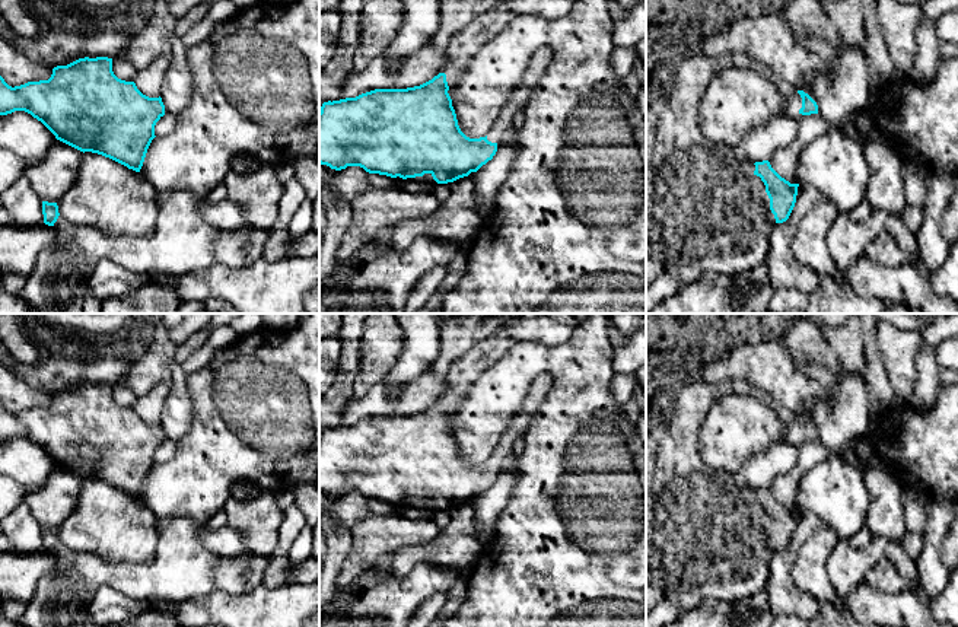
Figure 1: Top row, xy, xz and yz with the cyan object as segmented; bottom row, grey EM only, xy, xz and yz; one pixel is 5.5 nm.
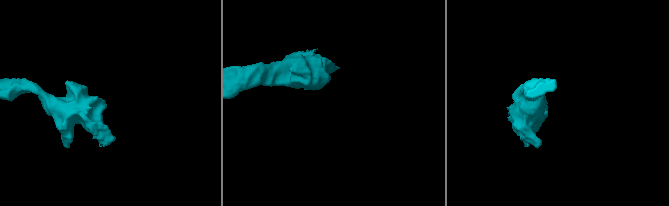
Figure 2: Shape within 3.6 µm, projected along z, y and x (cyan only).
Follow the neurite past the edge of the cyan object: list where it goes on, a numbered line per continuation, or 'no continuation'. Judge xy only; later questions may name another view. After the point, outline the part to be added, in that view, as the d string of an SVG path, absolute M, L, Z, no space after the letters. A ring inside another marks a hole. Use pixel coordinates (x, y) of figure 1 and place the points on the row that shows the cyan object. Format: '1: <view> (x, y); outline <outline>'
no continuation

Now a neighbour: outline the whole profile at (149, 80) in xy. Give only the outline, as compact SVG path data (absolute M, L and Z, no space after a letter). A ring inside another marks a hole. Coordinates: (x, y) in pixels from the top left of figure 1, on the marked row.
M159 57L146 69L137 70L133 82L143 95L149 98L159 98L168 67L169 57Z

